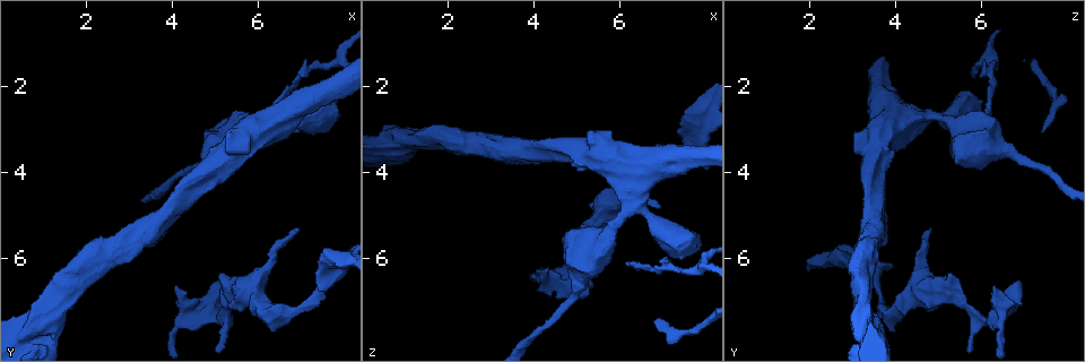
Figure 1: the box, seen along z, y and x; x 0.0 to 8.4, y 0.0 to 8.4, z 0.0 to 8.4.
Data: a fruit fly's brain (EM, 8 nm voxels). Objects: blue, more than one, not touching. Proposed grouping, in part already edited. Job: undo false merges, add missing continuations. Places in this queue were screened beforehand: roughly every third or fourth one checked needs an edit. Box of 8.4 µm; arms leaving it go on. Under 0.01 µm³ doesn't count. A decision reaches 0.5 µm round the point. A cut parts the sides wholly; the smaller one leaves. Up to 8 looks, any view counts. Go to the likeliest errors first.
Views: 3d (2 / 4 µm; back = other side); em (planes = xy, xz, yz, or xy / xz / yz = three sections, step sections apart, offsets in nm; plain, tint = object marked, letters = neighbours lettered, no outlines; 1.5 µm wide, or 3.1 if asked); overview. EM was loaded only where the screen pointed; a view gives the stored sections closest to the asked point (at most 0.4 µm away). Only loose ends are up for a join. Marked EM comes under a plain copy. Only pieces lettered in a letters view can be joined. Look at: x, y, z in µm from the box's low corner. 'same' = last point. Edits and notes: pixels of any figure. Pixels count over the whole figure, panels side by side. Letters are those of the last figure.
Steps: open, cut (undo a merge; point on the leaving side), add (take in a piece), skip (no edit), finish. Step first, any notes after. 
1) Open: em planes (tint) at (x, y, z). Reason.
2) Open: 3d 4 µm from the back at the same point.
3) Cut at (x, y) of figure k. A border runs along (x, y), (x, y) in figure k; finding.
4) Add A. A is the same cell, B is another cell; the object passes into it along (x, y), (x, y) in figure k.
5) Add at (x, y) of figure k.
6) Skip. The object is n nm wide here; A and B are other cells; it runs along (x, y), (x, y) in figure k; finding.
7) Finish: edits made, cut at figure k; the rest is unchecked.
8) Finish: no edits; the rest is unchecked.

Open: em planes (tint) at (6.95, 5.30, 4.75). An open end.

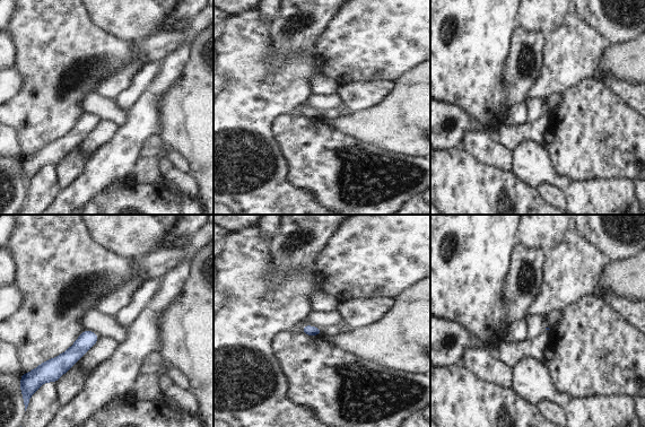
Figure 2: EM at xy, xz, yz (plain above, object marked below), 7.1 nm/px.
Open: em planes (letters) at the same point. See the neighbours.

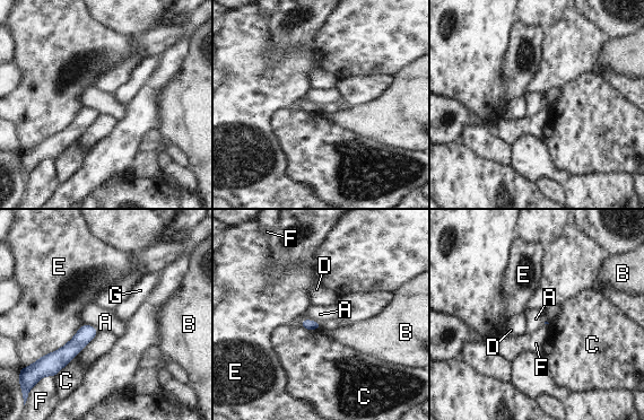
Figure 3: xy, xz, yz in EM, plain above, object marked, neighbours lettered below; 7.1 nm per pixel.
Skip. A, B, C, D, E, F and G are other cells; a border runs along (298, 322), (315, 320), (321, 324) in figure 3; no lettered piece goes on from it.

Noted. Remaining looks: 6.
Open: em yz step 4 (tint) at (6.85, 3.10, 7.40).

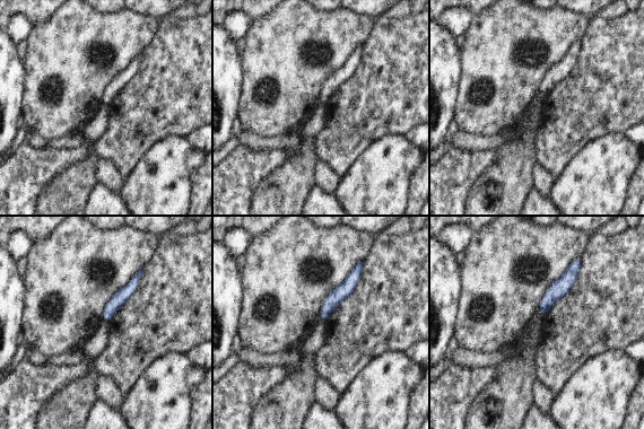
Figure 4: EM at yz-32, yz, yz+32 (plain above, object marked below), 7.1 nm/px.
Open: em xy step 4 (letters) at the same point. Cut it another way.

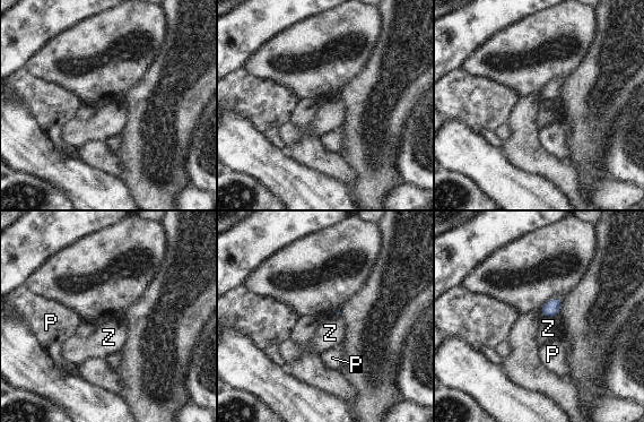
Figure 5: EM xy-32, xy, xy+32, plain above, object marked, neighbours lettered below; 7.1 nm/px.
Skip. P and Z are other cells; a border runs along (557, 313), (541, 316) in figure 5; no lettered piece goes on from it.

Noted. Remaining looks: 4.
Open: em xy step 4 (tint) at (5.15, 6.40, 5.35).

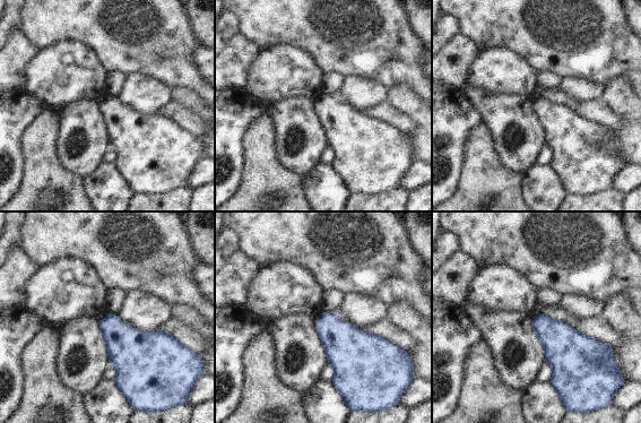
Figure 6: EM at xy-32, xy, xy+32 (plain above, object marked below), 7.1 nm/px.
Open: em planes (letters) at the same point.

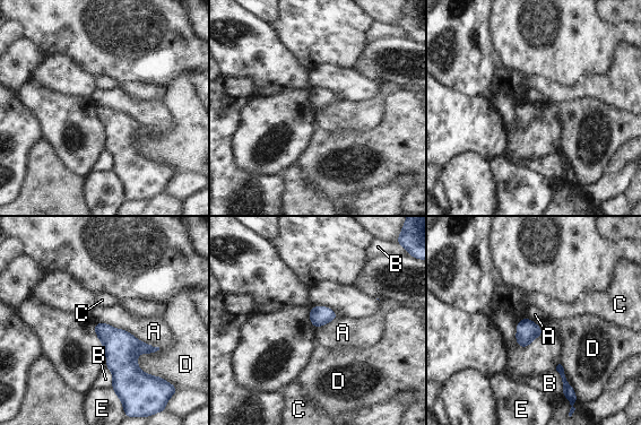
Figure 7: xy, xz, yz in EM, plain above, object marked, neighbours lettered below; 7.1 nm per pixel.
Skip. A, B, C, D and E are other cells; a border runs along (95, 322), (124, 329), (159, 347) in figure 7; none of them fits.

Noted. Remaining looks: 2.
Finish: no edits; the rest is unchecked.

